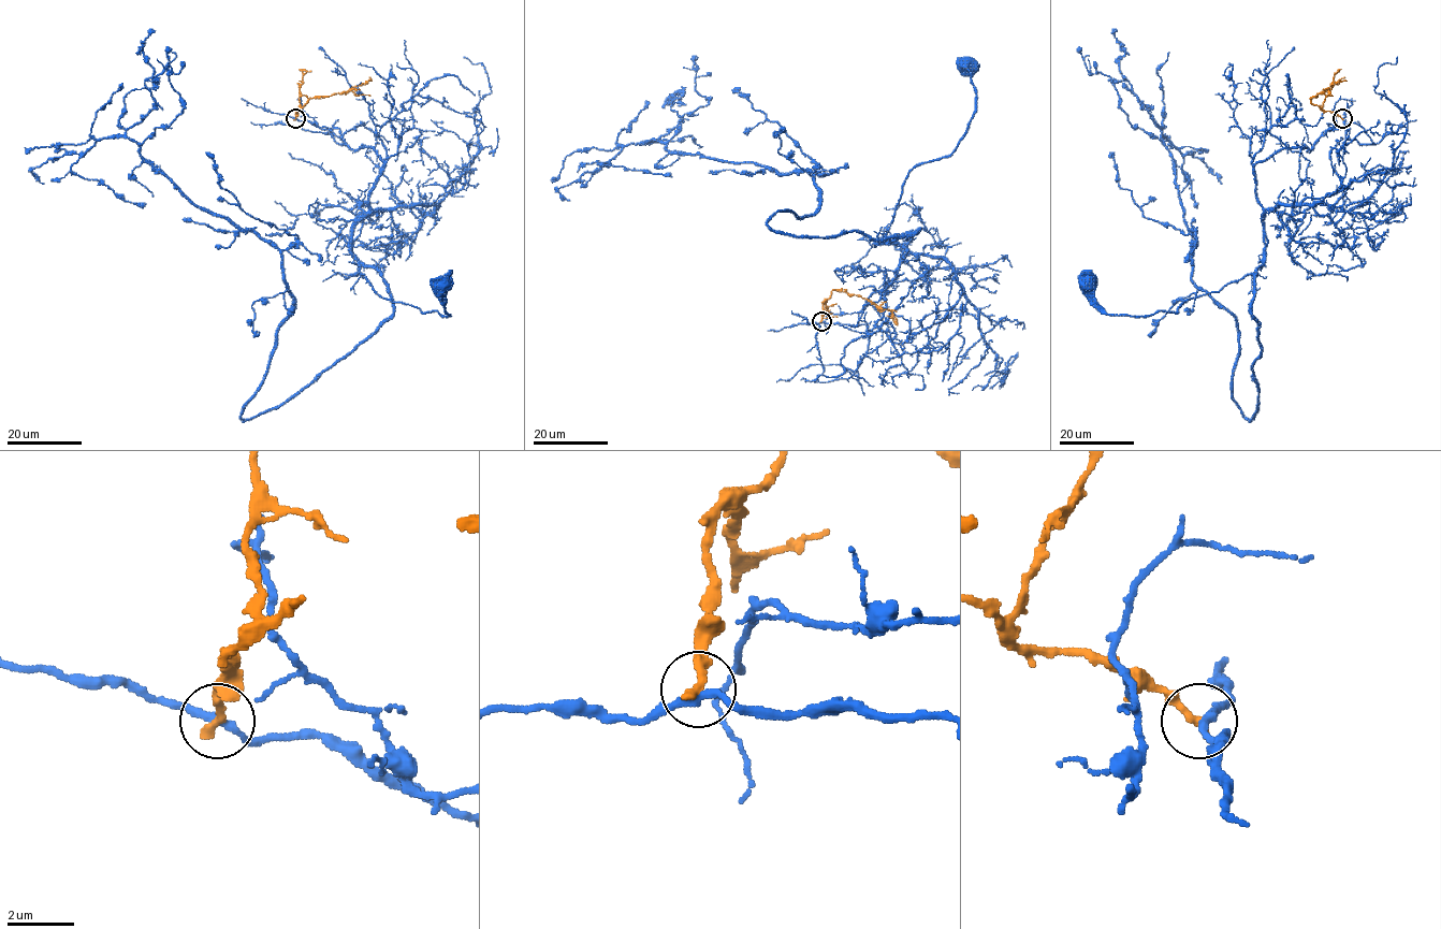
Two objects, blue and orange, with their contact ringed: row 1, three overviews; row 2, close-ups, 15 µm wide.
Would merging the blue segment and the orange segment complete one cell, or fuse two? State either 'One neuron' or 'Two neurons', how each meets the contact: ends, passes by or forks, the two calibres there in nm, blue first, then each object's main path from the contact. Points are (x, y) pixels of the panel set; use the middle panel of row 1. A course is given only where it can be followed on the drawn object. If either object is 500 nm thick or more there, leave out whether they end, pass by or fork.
Two neurons. At the ring blue passes by. At the ring orange ends. Thickness 240 nm (blue) against 300 nm. Course of blue: (821, 322), (856, 325), (896, 279), (911, 236), (877, 243), (906, 175), (949, 155), (968, 128), (969, 63). Course of orange: (821, 321), (824, 303), (832, 290), (839, 290), (858, 294), (879, 310), (889, 310), (897, 325)

